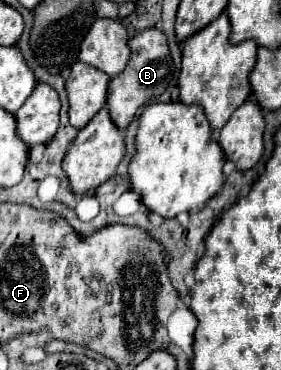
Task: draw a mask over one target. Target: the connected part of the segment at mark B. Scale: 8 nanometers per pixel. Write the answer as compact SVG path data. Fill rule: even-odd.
M152 27L152 29L140 31L138 35L134 35L128 41L128 47L130 47L128 65L124 67L124 71L120 75L110 79L108 93L106 93L106 105L108 105L110 117L120 131L124 131L130 125L136 111L146 101L150 101L150 99L154 99L166 91L170 77L174 73L174 63L170 61L170 51L166 45L166 35L160 29Z

